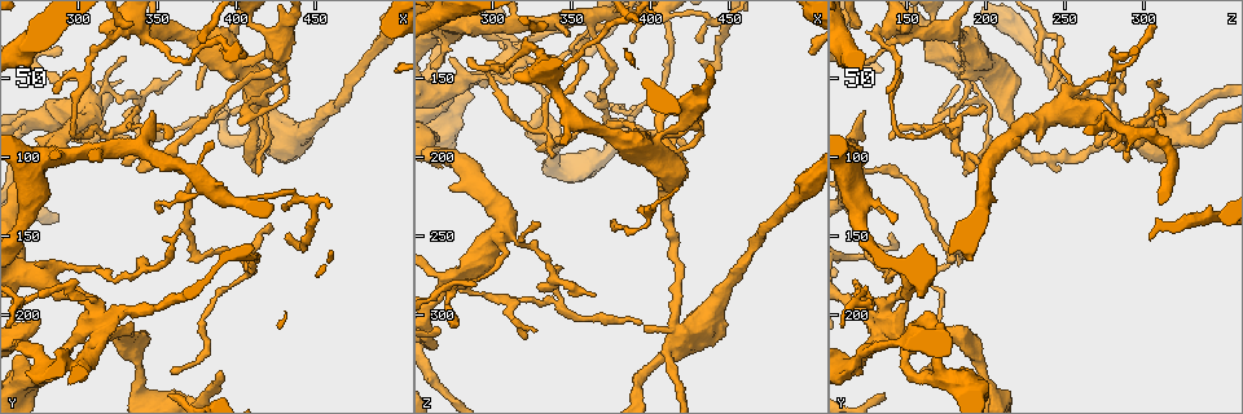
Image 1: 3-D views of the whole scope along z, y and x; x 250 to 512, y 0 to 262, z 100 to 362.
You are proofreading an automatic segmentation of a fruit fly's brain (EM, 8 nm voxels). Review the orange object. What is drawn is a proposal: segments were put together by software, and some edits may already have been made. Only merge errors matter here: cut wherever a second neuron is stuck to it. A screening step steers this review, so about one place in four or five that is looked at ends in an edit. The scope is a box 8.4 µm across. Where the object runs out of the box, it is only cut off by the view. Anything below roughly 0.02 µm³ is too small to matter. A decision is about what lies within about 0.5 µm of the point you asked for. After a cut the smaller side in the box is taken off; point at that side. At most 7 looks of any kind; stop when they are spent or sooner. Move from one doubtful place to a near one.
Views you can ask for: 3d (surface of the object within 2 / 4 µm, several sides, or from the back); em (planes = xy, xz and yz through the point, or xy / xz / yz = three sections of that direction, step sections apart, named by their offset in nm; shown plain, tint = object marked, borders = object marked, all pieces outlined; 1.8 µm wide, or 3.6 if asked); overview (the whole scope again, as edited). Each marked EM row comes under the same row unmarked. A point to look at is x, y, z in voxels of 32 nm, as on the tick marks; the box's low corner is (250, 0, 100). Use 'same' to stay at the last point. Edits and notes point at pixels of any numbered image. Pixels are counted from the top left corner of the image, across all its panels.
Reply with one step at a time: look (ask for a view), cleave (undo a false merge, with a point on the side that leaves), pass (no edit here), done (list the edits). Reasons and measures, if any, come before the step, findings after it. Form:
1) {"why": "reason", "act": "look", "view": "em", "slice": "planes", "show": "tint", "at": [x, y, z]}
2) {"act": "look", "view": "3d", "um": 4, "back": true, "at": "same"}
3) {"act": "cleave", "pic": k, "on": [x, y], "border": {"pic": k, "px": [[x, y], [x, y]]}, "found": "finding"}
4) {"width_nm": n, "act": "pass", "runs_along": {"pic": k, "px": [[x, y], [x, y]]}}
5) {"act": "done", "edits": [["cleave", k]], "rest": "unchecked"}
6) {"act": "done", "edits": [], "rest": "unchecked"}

{"why": "two arms at a narrow angle", "act": "look", "view": "3d", "um": 4, "at": [278, 174, 152]}

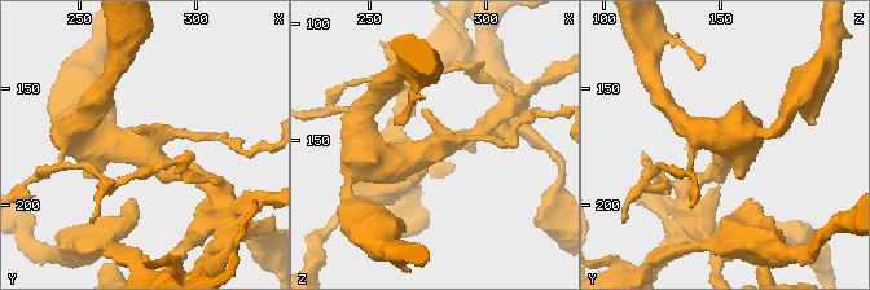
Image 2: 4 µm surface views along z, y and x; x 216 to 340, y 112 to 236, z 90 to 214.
{"why": "now the EM", "act": "look", "view": "em", "um": 3.6, "slice": "yz", "step": 8, "show": "tint", "at": [279, 174, 152]}

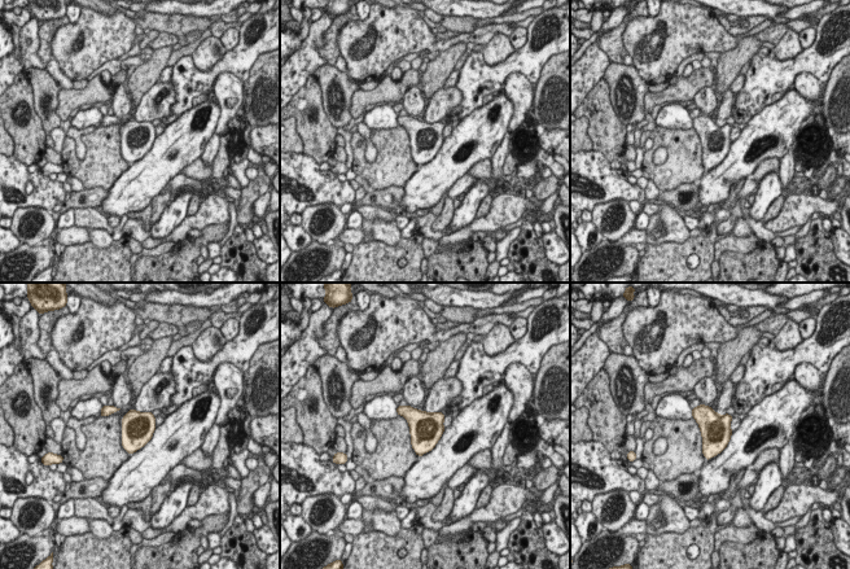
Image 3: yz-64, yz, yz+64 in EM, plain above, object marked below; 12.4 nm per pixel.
{"act": "pass", "found": "one neuron here"}

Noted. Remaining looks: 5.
{"why": "small branch off a trunk", "act": "look", "view": "3d", "um": 4, "at": [282, 76, 274]}

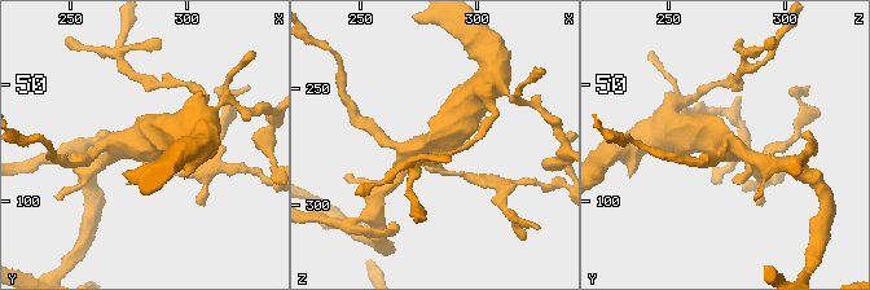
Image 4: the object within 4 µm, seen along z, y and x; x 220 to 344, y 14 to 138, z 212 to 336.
{"why": "now the EM", "act": "look", "view": "em", "slice": "planes", "show": "tint", "at": [283, 77, 275]}

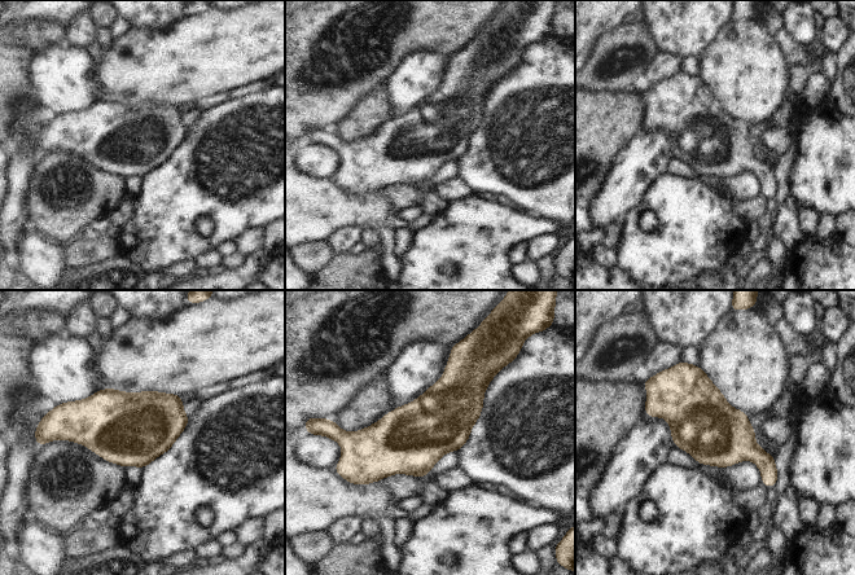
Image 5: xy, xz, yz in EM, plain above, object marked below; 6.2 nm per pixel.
{"act": "pass", "found": "all the same neuron"}

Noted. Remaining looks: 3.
{"why": "a narrow waist", "act": "look", "view": "3d", "um": 2, "at": [368, 108, 128]}

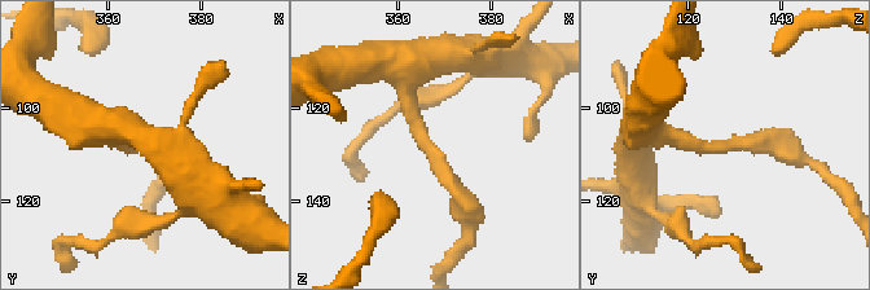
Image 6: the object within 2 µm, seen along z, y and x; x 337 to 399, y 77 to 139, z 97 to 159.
{"why": "now the EM", "act": "look", "view": "em", "slice": "planes", "show": "tint", "at": [368, 109, 129]}

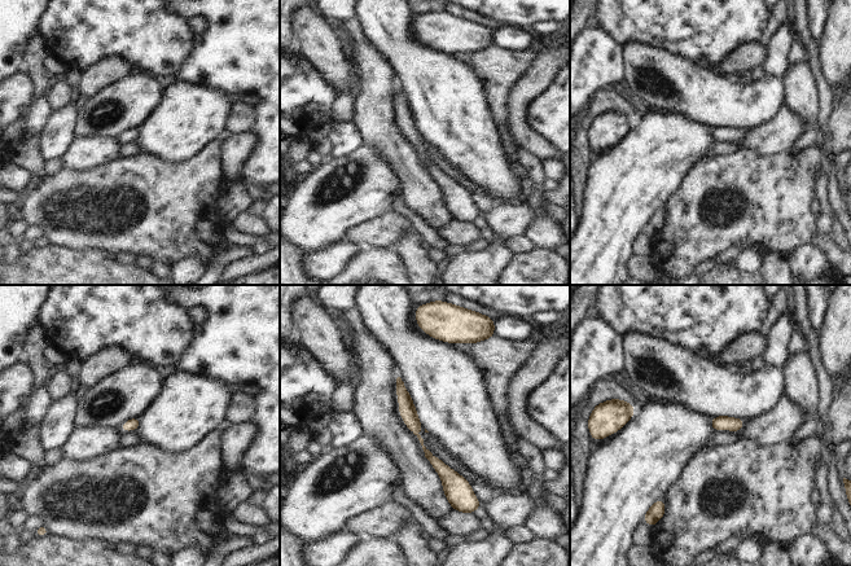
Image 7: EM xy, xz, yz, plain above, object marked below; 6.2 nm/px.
{"act": "pass", "runs_along": {"pic": 7, "px": [[399, 384], [421, 444], [465, 496]]}, "found": "continuous, no second neuron"}

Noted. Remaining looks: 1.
{"act": "done", "edits": [], "rest": "unchecked"}

